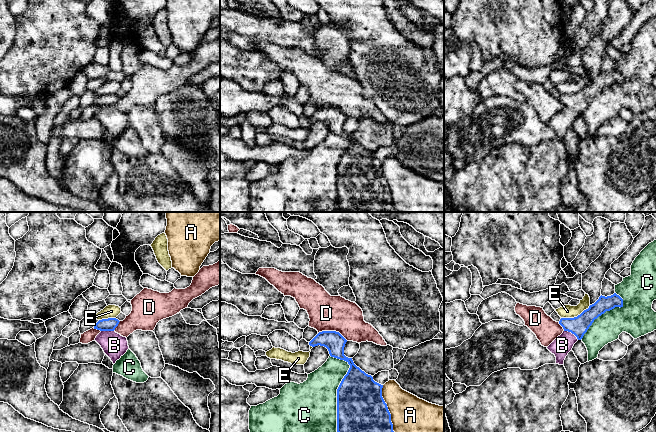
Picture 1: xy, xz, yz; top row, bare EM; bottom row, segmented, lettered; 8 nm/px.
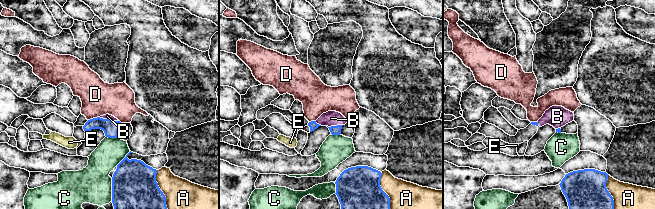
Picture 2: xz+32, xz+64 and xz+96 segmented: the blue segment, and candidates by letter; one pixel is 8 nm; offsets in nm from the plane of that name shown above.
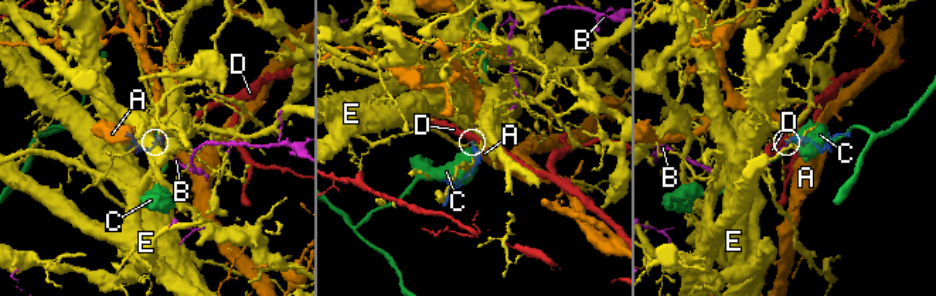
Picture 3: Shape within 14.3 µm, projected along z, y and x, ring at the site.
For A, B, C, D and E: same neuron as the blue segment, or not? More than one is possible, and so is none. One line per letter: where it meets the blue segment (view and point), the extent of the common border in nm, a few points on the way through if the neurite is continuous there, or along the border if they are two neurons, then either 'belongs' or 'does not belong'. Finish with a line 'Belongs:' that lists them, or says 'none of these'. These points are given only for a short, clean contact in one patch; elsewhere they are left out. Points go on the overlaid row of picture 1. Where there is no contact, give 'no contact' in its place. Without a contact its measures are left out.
A: xz (387, 408) | 380 nm | does not belong
B: yz (571, 332) | 140 nm | across yz (579, 325), (571, 332), (562, 345) | belongs
C: xz (337, 389) | 600 nm | does not belong
D: xz (333, 331) | 240 nm | along xz (318, 332), (338, 331), (347, 340) | does not belong
E: yz (575, 317) | 260 nm | along yz (590, 305), (576, 316), (561, 318) | does not belong
Belongs: B

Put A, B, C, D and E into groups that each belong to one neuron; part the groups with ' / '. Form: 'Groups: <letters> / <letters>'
Groups: A / B / C / D / E

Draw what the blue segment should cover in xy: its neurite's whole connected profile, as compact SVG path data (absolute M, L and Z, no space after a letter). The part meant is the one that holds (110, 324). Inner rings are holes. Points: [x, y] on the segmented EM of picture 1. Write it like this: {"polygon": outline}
{"polygon": "M108 318L99 320L94 326L94 329L101 331L94 341L101 346L113 364L129 349L127 338L114 331L119 322L116 318Z"}

